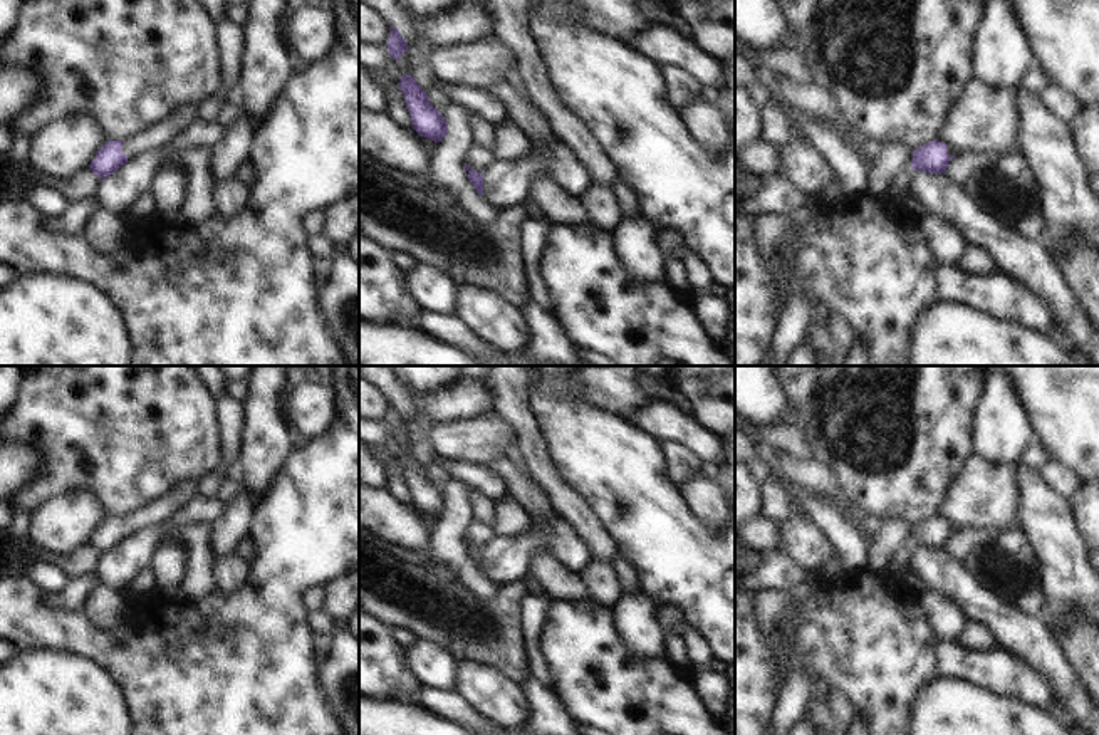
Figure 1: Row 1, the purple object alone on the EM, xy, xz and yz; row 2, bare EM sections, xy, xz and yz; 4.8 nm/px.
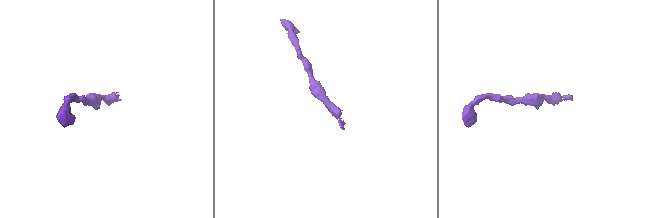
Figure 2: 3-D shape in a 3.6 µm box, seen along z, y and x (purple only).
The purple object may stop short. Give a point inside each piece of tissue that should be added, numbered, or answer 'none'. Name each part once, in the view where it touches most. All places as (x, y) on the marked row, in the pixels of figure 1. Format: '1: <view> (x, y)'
1: xy (156, 138).

